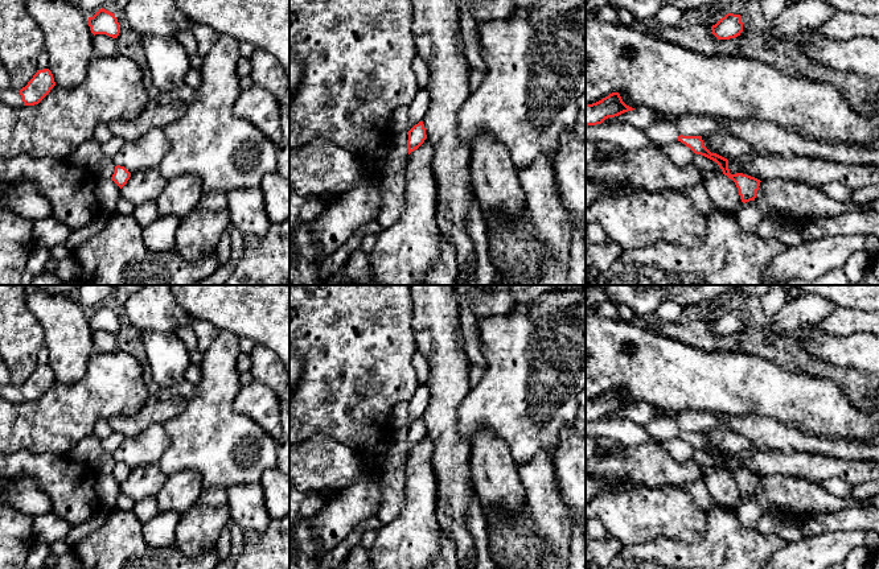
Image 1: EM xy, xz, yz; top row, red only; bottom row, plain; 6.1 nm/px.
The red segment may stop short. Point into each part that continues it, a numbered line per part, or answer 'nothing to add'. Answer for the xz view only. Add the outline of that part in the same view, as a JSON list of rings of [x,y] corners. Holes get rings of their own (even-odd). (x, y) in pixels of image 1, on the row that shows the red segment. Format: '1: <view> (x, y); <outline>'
nothing to add

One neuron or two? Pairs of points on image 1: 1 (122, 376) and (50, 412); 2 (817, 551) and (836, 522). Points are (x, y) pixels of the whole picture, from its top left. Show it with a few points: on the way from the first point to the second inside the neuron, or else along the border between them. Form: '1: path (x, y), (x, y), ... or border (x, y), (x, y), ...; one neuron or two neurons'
1: path (105, 391), (68, 412); one neuron
2: border (861, 528), (826, 531), (804, 537); two neurons

